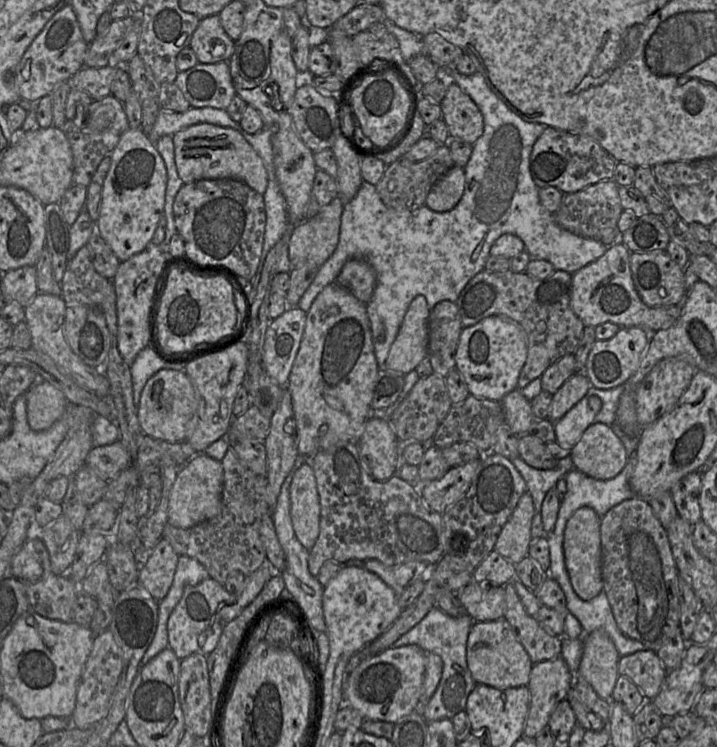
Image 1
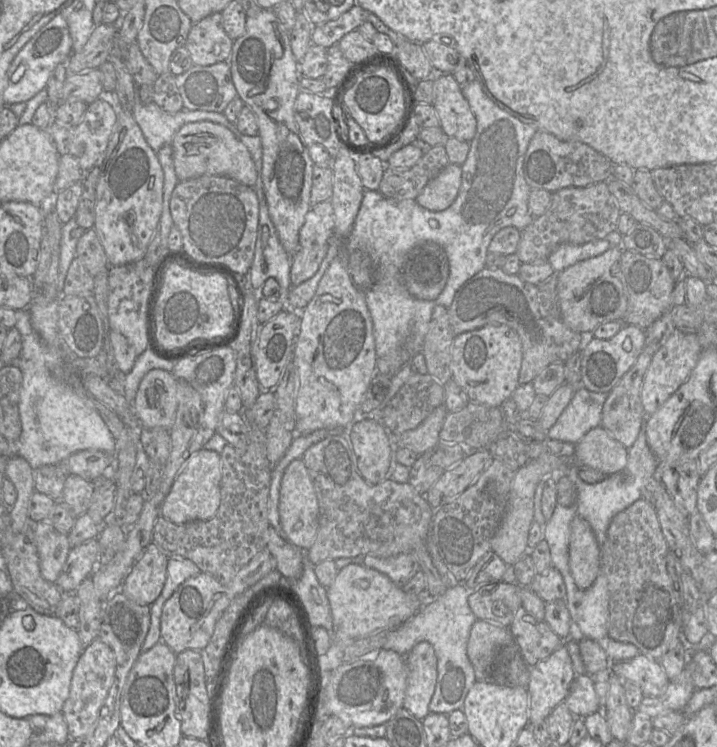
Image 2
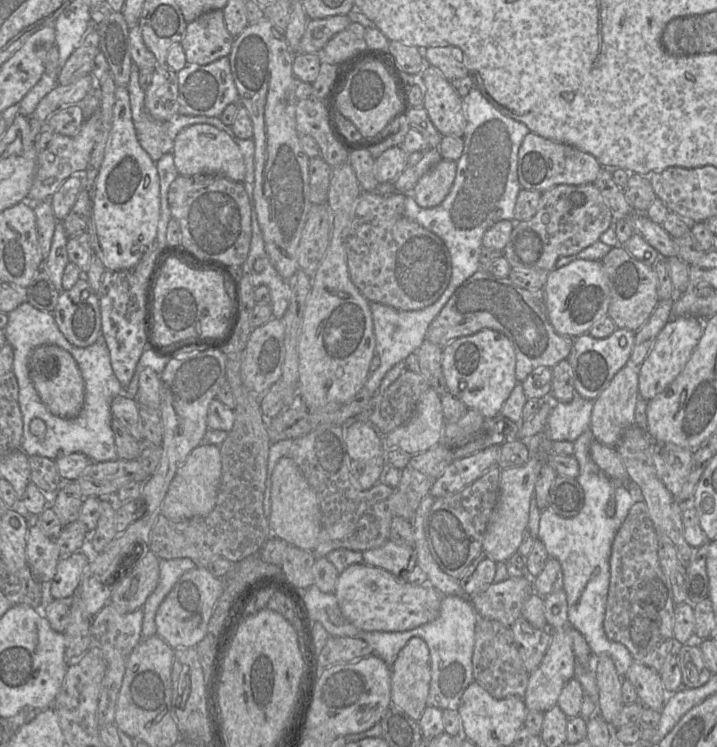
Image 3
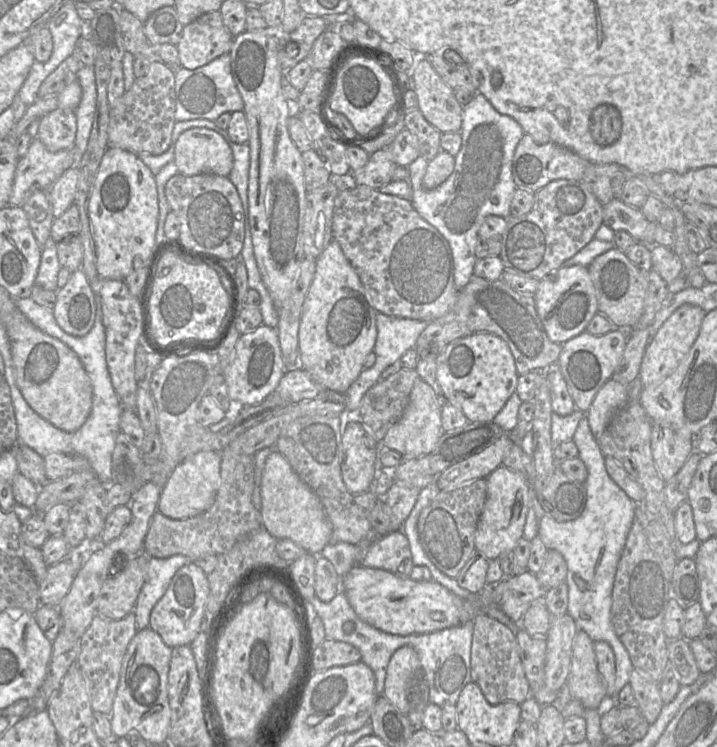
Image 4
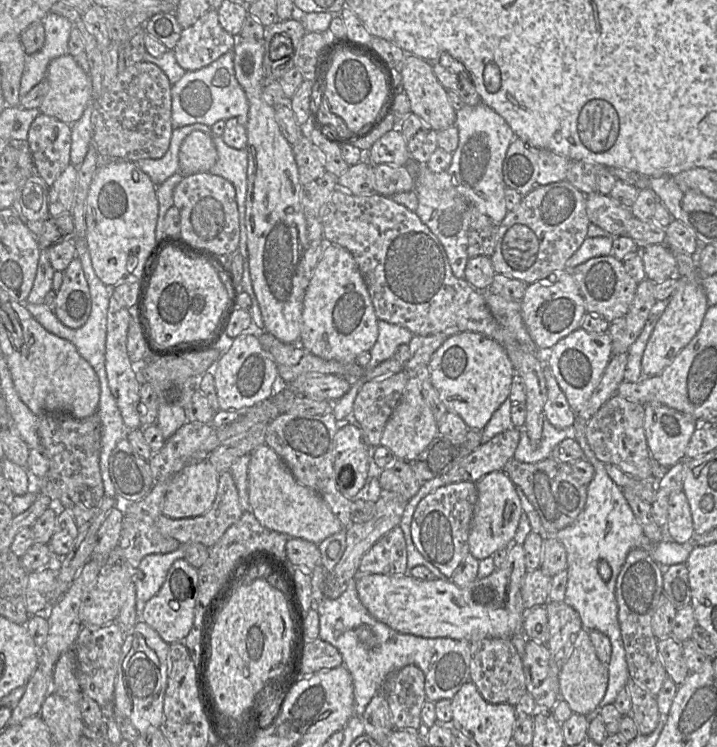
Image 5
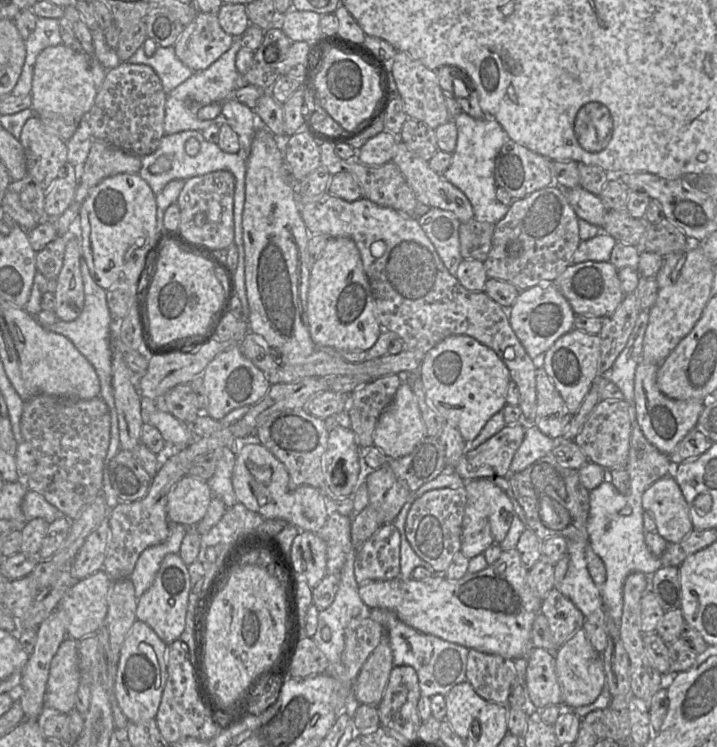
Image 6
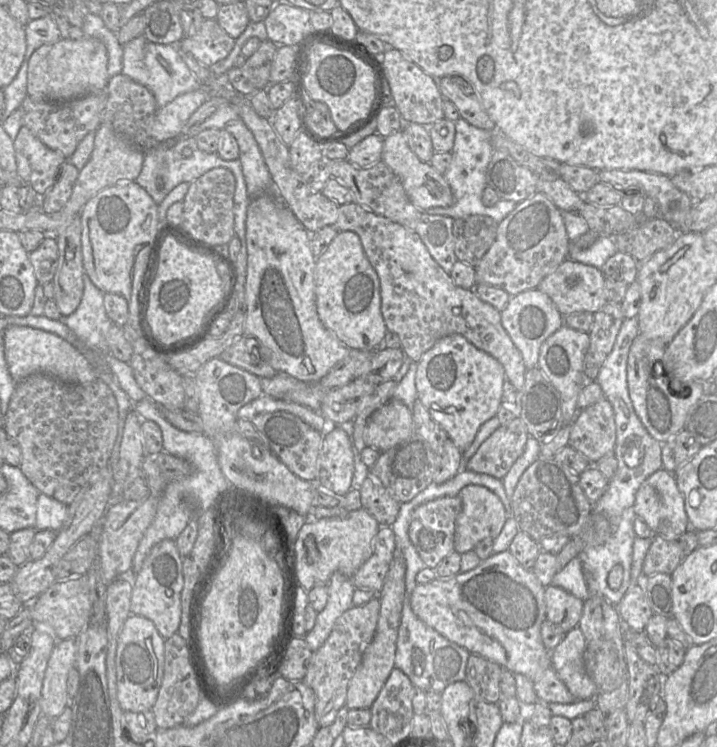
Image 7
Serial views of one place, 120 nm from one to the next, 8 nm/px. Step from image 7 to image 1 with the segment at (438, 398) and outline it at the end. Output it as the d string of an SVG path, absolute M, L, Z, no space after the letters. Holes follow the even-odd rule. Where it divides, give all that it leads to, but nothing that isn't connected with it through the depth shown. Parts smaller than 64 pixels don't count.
M489 316L463 328L455 354L455 367L463 376L469 393L478 398L501 402L515 389L528 352L527 335L514 321L502 316Z

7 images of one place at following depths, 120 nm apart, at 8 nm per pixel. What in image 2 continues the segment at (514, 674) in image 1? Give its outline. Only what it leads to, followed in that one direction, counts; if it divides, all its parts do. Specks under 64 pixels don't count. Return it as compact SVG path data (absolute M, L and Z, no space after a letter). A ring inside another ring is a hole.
M478 620L472 626L467 655L474 669L476 681L490 681L490 667L499 651L515 644L509 627Z

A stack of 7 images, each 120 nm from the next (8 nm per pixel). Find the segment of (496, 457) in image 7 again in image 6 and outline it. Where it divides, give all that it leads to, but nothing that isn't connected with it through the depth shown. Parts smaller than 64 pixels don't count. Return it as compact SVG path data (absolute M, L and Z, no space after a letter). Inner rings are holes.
M527 423L509 424L474 449L467 449L453 471L464 481L508 477L512 459L521 445Z

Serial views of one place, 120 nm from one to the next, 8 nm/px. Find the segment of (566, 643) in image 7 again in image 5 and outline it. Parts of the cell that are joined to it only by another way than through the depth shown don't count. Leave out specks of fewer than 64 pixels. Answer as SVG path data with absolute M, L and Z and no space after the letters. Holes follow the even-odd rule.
M583 628L575 637L570 656L559 672L560 698L574 714L589 715L602 701L608 685L608 669L597 657L587 629Z

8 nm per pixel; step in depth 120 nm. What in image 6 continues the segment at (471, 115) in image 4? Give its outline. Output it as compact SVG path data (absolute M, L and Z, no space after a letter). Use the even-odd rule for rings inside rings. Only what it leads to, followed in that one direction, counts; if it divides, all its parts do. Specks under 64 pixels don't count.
M463 111L451 120L454 120L457 127L458 138L452 163L443 173L444 178L466 194L474 210L474 219L497 224L507 214L510 206L496 198L498 186L494 176L495 161L502 146L510 137L497 120L488 116L476 119ZM418 201L415 218L435 246L449 272L456 277L463 257L459 237L461 221L451 211L433 208Z

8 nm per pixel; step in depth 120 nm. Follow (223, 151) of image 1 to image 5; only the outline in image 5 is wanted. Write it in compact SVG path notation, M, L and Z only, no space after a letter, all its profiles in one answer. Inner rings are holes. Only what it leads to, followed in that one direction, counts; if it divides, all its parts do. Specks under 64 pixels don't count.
M195 130L184 139L179 150L179 171L184 176L209 172L218 160L216 146L209 135Z

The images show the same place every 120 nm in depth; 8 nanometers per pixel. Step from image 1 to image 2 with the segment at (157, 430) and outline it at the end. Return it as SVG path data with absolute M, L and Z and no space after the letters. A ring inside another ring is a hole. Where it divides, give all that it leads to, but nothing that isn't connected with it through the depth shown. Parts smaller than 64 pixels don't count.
M152 369L144 375L132 401L132 409L142 427L170 430L176 417L179 383L172 372L163 369Z

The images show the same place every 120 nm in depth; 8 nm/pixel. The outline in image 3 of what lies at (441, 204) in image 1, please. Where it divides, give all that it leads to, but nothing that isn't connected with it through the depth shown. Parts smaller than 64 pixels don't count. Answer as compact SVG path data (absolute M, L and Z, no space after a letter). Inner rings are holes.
M442 159L424 174L410 194L423 208L440 205L449 194L457 173L457 161Z

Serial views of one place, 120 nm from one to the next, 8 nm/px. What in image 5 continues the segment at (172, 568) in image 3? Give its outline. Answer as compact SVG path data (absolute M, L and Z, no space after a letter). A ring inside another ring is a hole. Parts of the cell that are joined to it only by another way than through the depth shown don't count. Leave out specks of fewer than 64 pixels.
M184 546L167 554L150 554L140 562L138 569L144 577L135 582L136 586L136 611L140 620L146 603L154 597L166 580L166 576L172 564L184 558Z

